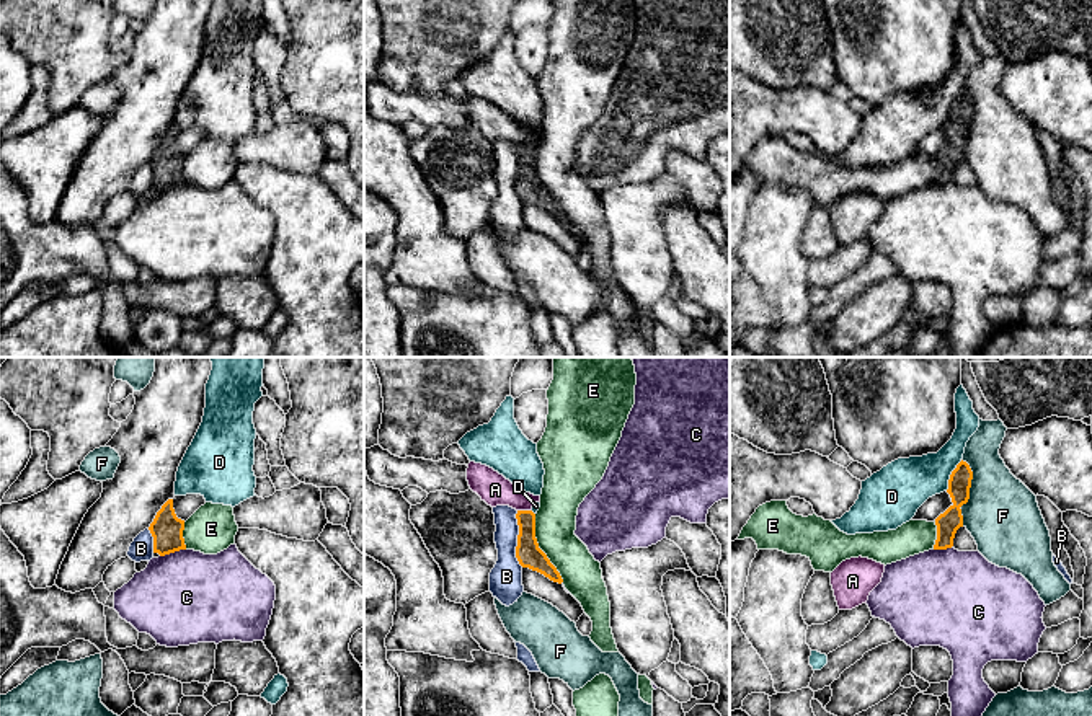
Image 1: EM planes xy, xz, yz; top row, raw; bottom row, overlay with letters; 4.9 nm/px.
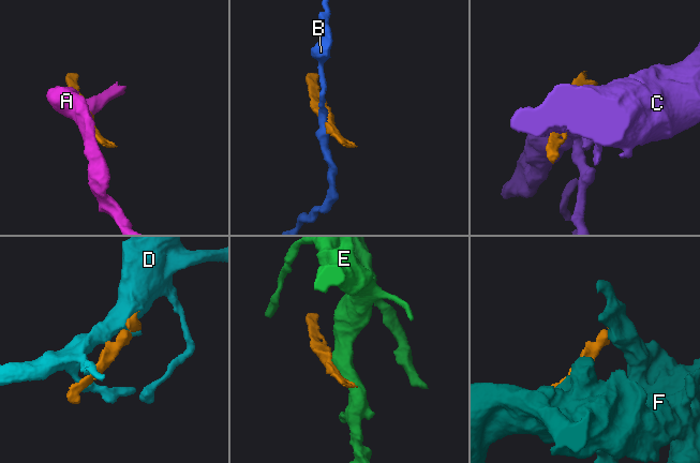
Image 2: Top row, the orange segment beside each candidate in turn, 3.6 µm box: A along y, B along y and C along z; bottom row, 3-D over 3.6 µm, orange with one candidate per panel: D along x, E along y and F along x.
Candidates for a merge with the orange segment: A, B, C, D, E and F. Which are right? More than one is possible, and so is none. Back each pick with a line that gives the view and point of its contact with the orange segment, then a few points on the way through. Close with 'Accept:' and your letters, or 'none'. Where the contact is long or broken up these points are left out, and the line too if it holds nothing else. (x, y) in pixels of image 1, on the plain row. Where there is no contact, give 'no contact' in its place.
Accept: none

